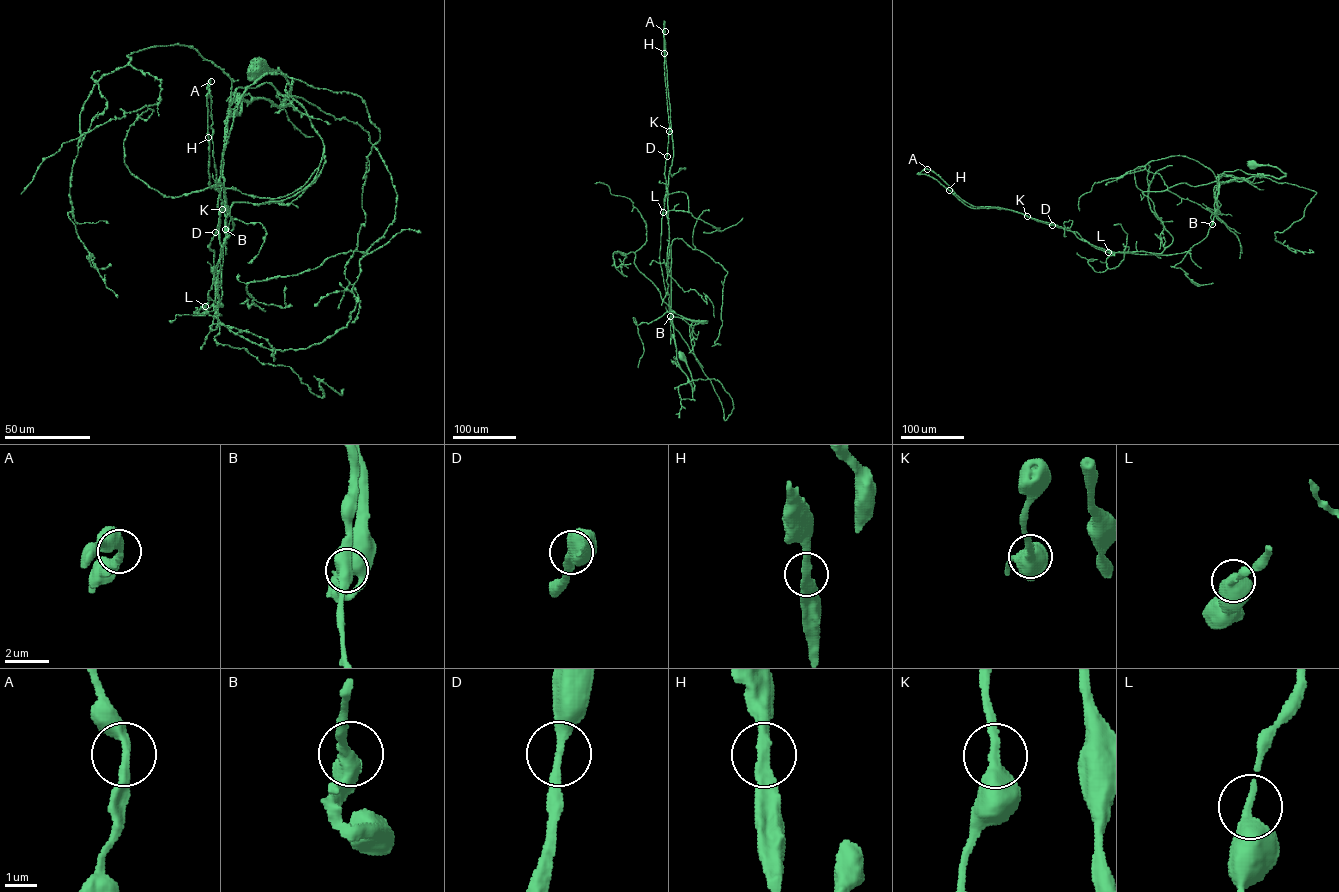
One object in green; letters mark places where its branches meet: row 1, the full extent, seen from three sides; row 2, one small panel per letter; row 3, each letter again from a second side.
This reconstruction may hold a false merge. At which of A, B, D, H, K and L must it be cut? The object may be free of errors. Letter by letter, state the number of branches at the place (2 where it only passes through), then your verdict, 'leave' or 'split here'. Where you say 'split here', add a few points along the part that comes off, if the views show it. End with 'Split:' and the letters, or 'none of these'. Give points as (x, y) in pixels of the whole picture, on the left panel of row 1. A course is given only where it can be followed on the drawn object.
A: 2 branches meet; leave
B: 2 branches meet; leave
D: 2 branches meet; leave
H: 2 branches meet; leave
K: 2 branches meet; leave
L: 2 branches meet; leave
Split: none of these

